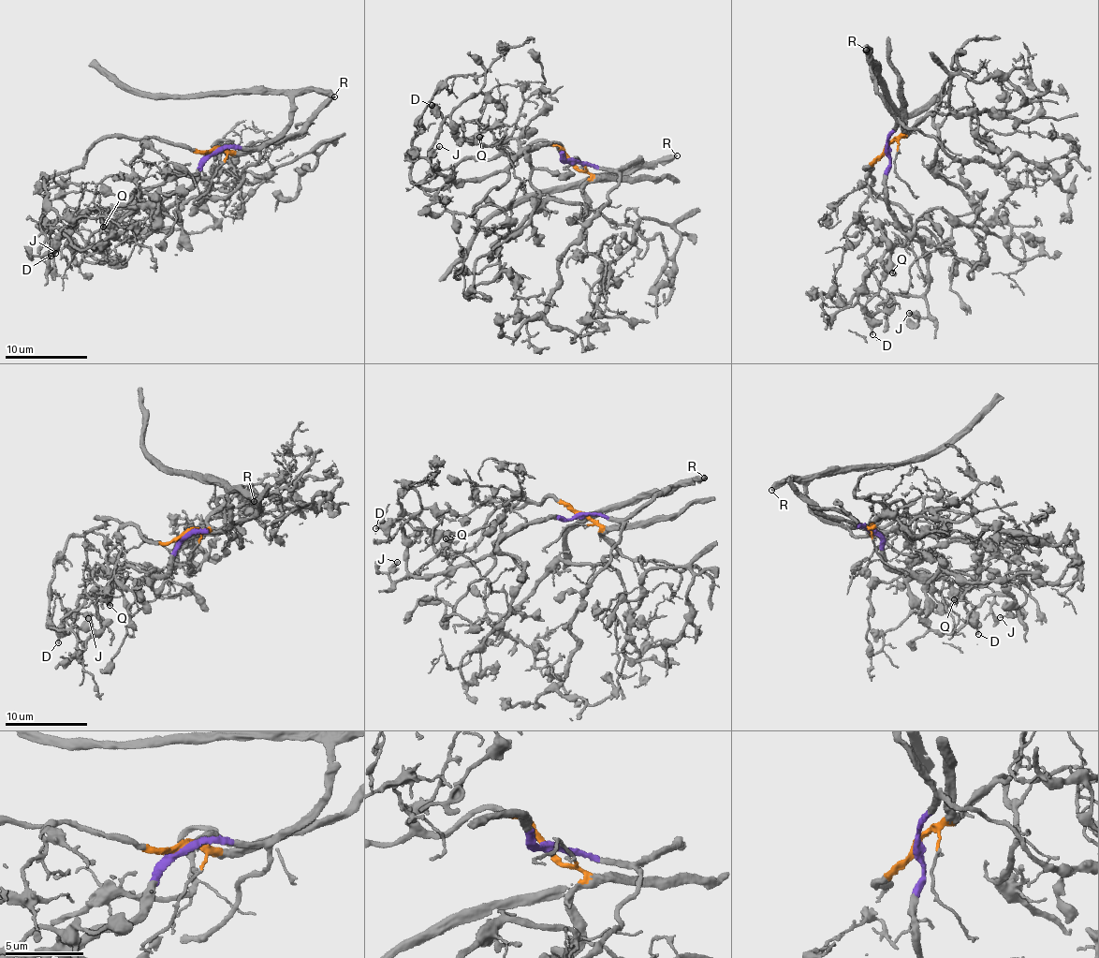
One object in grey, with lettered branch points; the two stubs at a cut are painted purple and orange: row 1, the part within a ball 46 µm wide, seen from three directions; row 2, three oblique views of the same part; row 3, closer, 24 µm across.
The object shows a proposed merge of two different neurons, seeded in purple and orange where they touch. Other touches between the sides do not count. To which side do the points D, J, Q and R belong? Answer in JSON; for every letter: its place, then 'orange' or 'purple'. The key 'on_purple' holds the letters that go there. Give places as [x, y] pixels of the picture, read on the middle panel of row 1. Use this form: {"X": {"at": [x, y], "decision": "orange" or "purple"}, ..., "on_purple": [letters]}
{"D": {"at": [432, 105], "decision": "purple"}, "J": {"at": [439, 146], "decision": "purple"}, "Q": {"at": [479, 137], "decision": "purple"}, "R": {"at": [677, 155], "decision": "purple"}, "on_purple": ["D", "J", "Q", "R"]}

